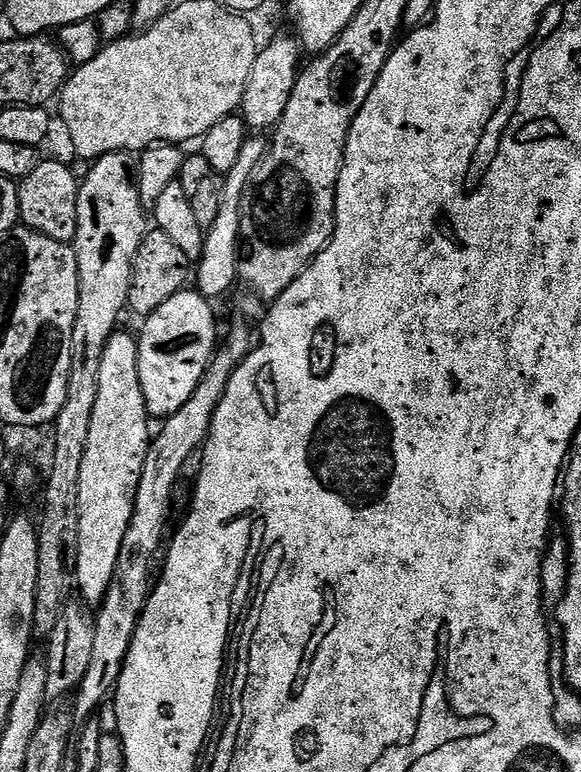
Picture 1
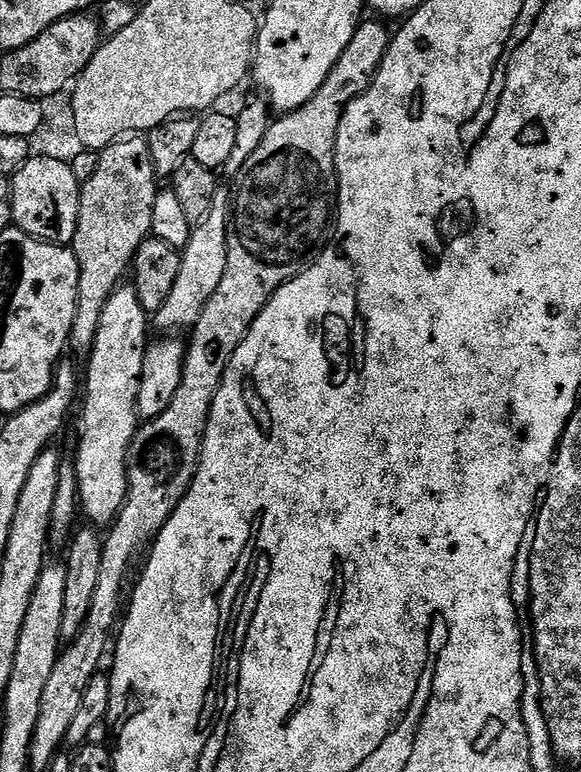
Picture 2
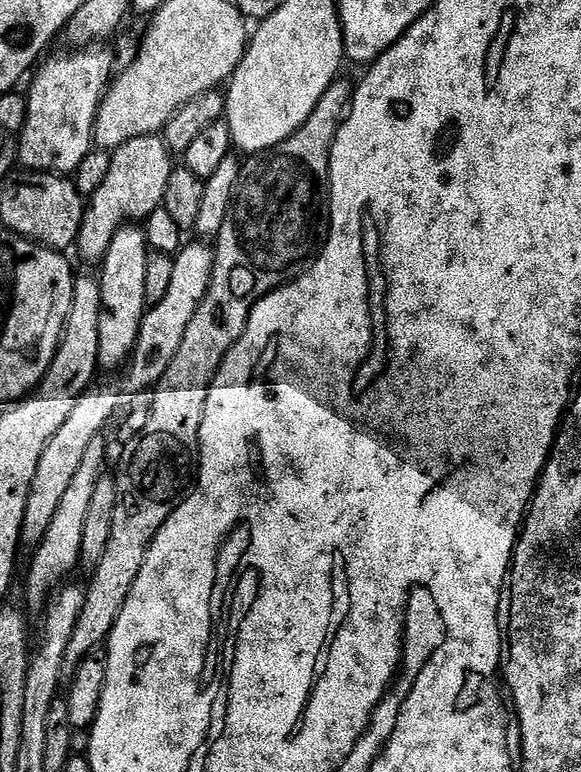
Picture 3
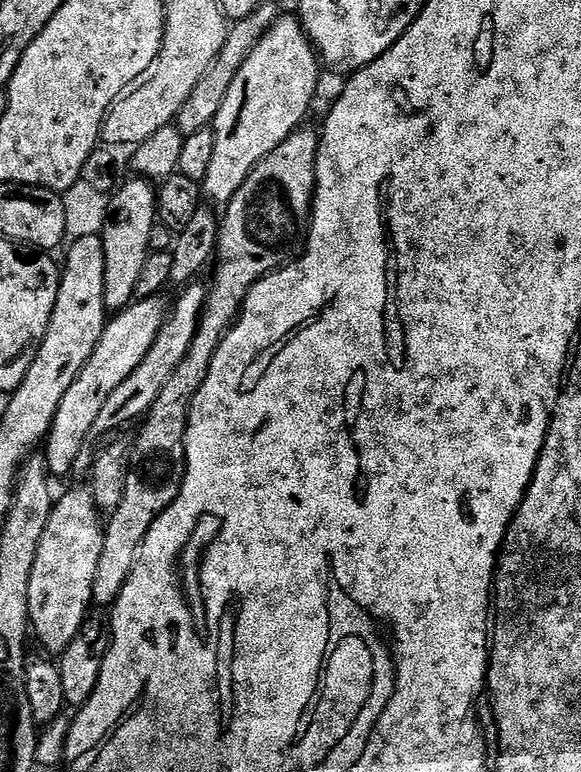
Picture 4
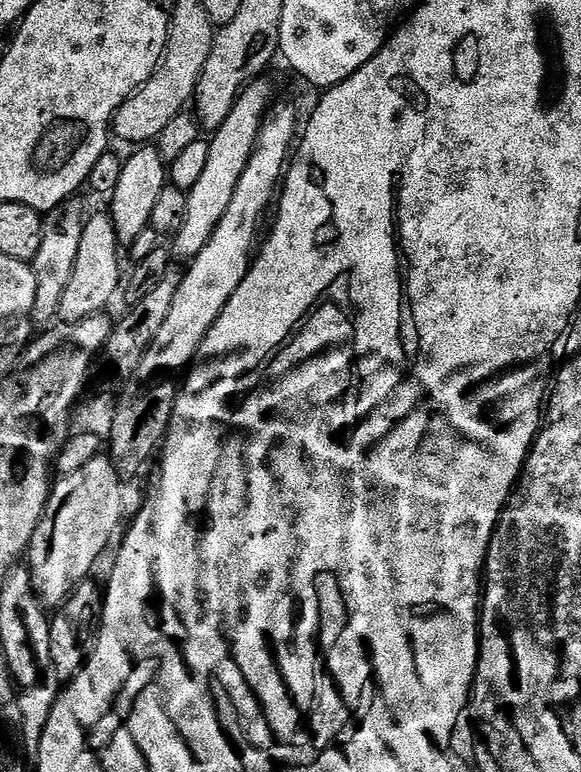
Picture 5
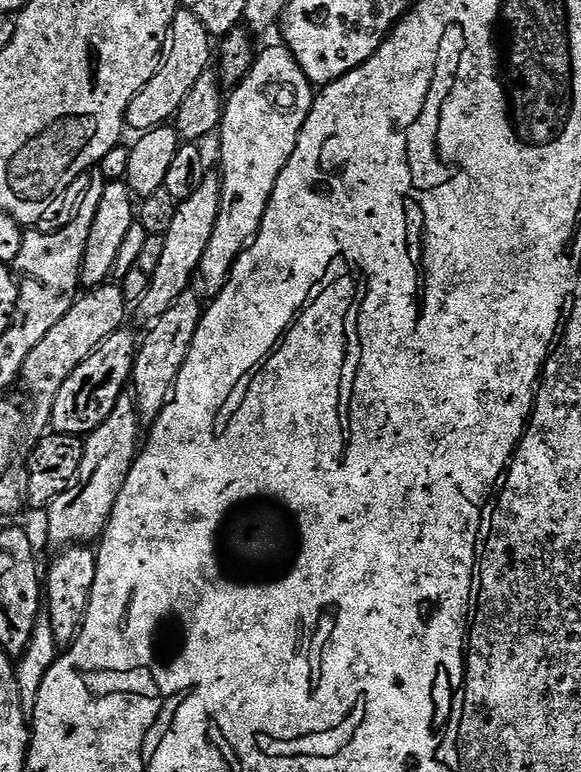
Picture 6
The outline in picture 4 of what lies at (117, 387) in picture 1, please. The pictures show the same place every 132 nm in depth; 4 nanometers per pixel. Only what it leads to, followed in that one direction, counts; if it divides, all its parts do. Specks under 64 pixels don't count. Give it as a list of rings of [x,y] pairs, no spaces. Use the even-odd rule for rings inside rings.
[[[131,178],[111,193],[108,202],[108,219],[102,239],[106,250],[106,306],[109,313],[123,312],[136,300],[138,278],[150,251],[150,230],[158,223],[156,215],[156,188],[153,181]]]

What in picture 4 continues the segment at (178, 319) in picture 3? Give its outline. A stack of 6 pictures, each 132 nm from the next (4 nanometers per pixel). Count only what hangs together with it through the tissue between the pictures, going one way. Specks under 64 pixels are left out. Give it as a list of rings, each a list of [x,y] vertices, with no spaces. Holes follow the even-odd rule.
[[[160,296],[136,300],[104,325],[104,333],[98,346],[94,346],[94,354],[90,354],[90,362],[82,366],[78,378],[74,378],[74,386],[66,390],[62,406],[58,406],[58,414],[54,414],[52,429],[48,431],[42,455],[53,477],[73,475],[78,454],[82,454],[82,446],[89,443],[92,427],[102,406],[106,406],[106,398],[110,398],[114,389],[142,366],[142,358],[150,354],[150,346],[154,346],[154,338],[158,338],[158,330],[162,330],[170,311],[169,305],[162,301]]]

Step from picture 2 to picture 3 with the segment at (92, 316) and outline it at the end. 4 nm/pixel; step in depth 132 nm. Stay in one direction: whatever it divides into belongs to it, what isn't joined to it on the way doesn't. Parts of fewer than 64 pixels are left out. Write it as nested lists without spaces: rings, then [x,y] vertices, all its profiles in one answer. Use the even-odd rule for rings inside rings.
[[[160,134],[130,138],[130,142],[111,153],[111,158],[110,170],[102,186],[87,197],[82,226],[74,245],[81,258],[89,260],[93,266],[103,261],[114,234],[118,234],[120,228],[129,222],[143,222],[150,213],[162,207],[166,182],[174,167],[173,153],[168,151]]]

